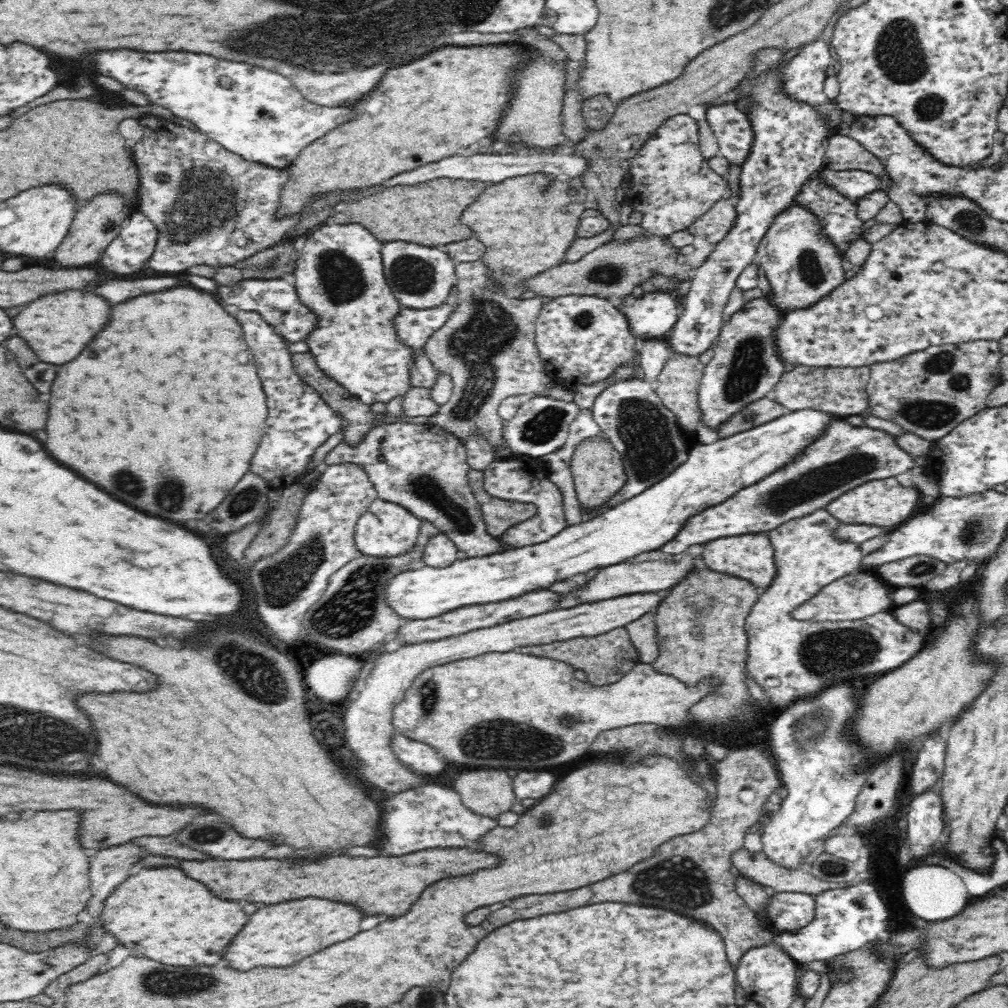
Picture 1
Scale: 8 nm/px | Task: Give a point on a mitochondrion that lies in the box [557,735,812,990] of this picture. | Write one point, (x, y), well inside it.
(679, 881)

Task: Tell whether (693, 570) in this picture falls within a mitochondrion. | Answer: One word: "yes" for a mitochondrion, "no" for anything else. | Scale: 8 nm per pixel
no

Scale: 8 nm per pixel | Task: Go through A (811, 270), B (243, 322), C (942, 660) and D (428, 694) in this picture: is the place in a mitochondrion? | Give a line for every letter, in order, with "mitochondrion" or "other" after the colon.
A: mitochondrion
B: other
C: other
D: mitochondrion

